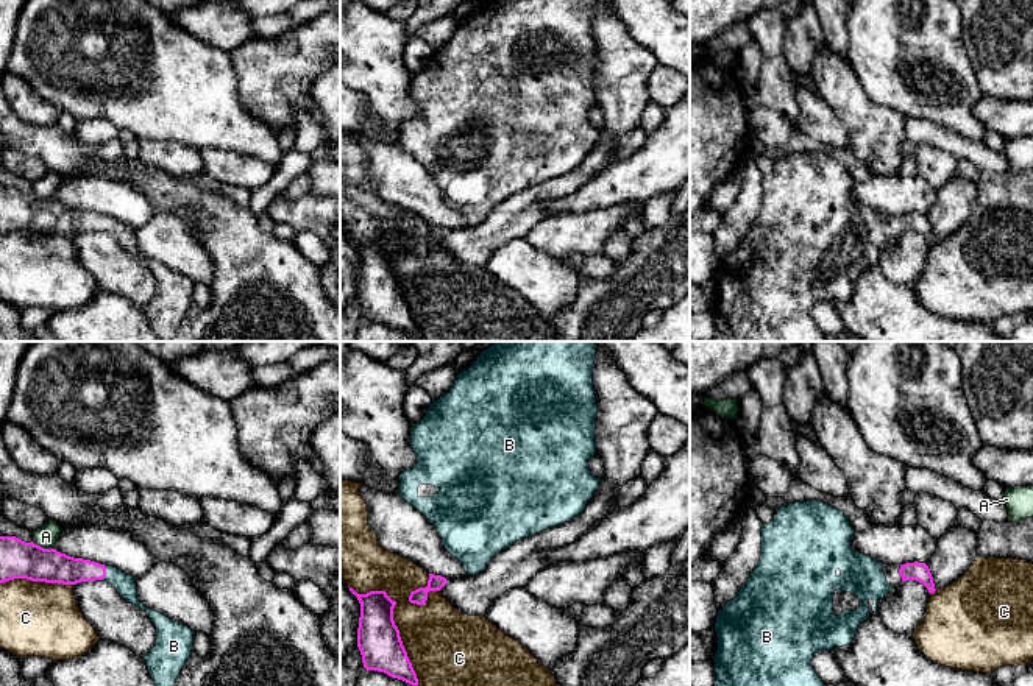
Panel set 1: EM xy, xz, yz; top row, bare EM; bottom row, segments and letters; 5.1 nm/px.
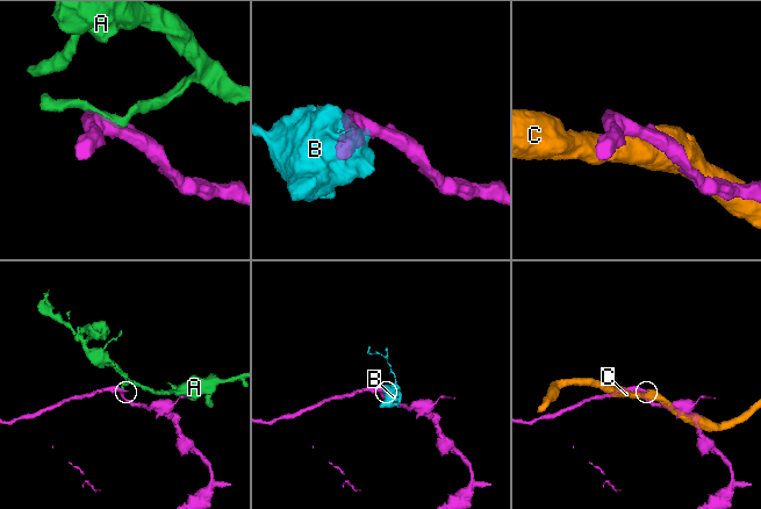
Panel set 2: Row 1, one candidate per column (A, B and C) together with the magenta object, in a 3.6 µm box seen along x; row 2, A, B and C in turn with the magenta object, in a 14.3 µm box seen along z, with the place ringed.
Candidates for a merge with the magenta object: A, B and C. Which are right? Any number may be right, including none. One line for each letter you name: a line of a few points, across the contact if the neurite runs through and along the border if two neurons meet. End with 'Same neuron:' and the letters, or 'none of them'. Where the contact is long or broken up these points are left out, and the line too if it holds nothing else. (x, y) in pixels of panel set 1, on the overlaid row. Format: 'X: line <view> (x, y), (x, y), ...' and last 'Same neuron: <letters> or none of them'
B: line xy (56, 568), (105, 572), (125, 583)
Same neuron: B

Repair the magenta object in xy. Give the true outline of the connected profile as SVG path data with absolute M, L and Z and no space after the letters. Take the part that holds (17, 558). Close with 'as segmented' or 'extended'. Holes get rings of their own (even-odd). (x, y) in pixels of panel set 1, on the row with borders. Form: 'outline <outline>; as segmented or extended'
outline M0 536L0 583L14 578L62 585L103 580L112 585L126 602L145 611L156 627L156 644L144 656L156 686L173 686L192 655L195 631L148 610L137 597L136 577L114 566L73 558L56 549L44 549L33 541L25 543L16 536Z; extended

